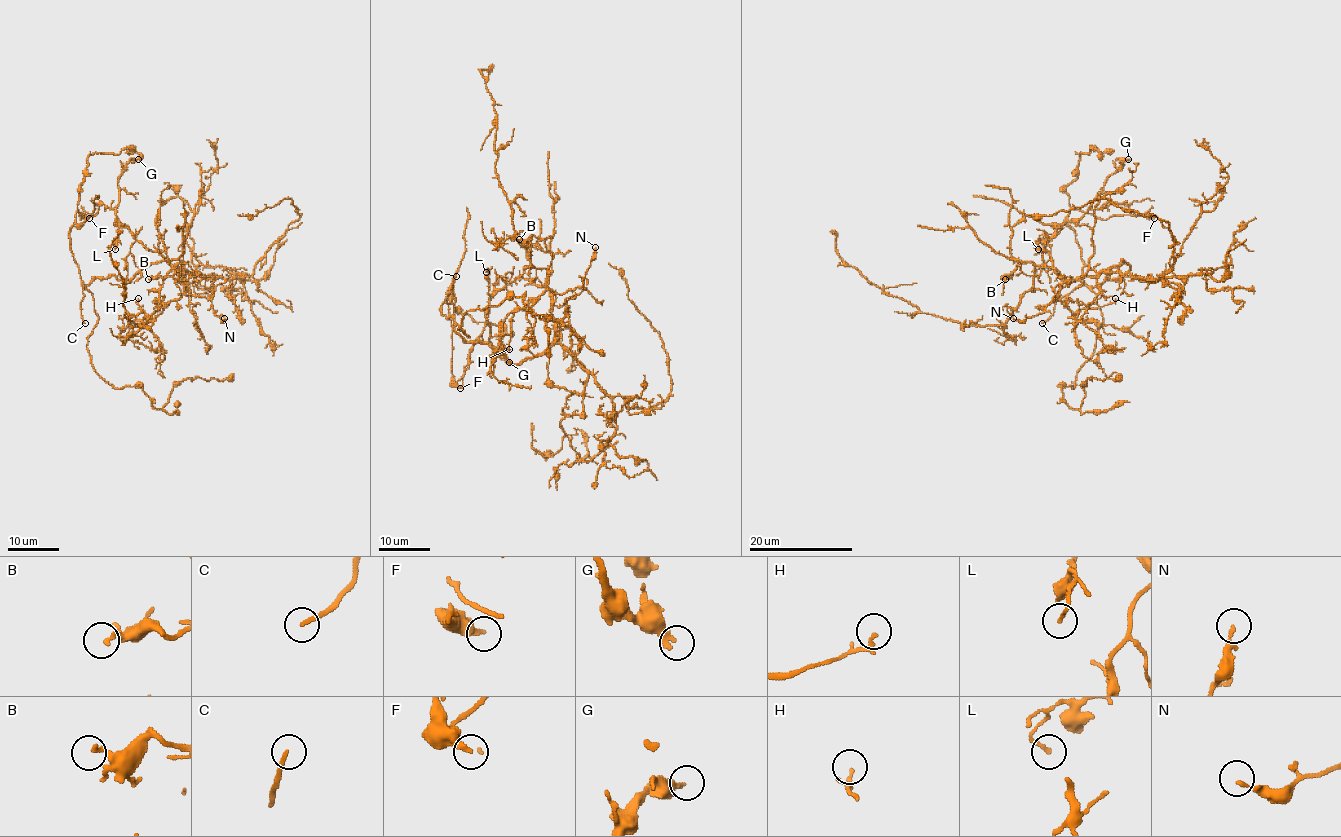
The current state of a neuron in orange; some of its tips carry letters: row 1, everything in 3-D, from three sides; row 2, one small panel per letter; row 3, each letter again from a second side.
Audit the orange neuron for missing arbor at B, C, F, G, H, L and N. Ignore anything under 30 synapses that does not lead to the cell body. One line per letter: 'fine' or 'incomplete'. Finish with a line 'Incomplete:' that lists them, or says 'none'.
B: fine
C: incomplete
F: fine
G: fine
H: fine
L: fine
N: fine
Incomplete: C

